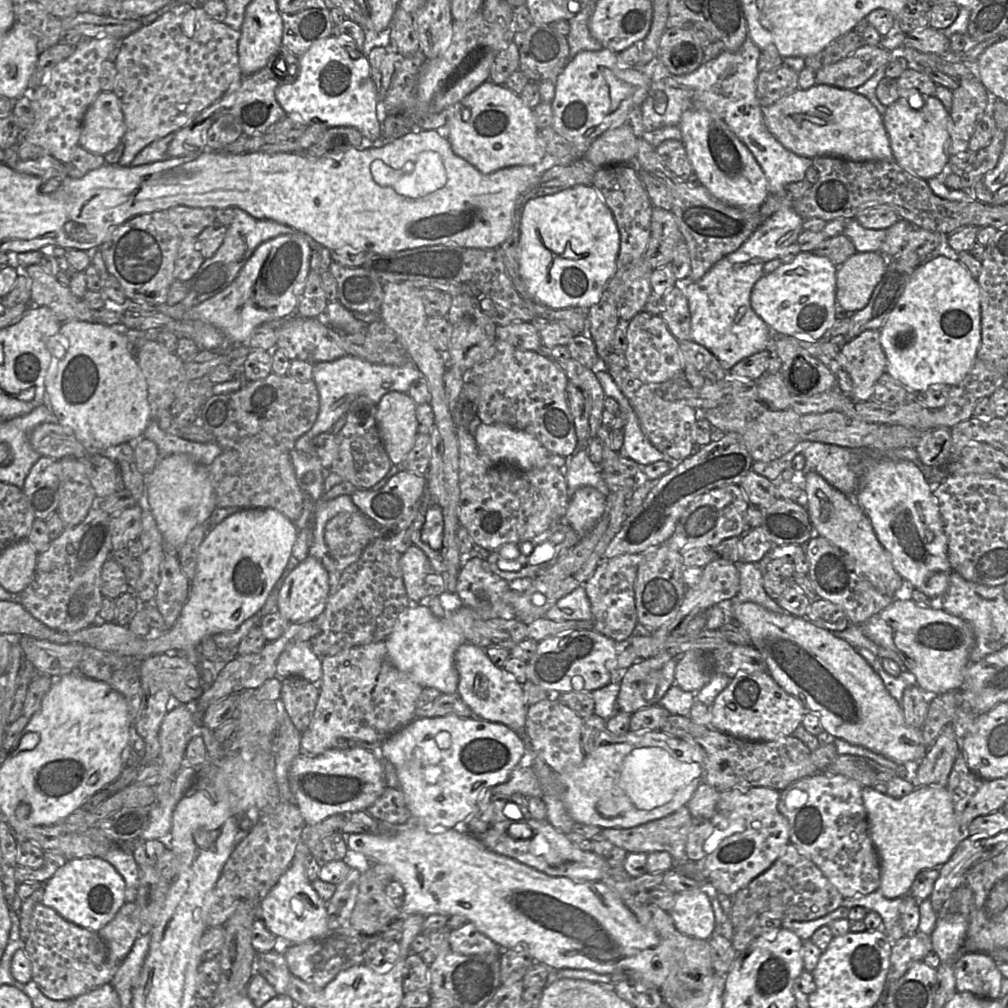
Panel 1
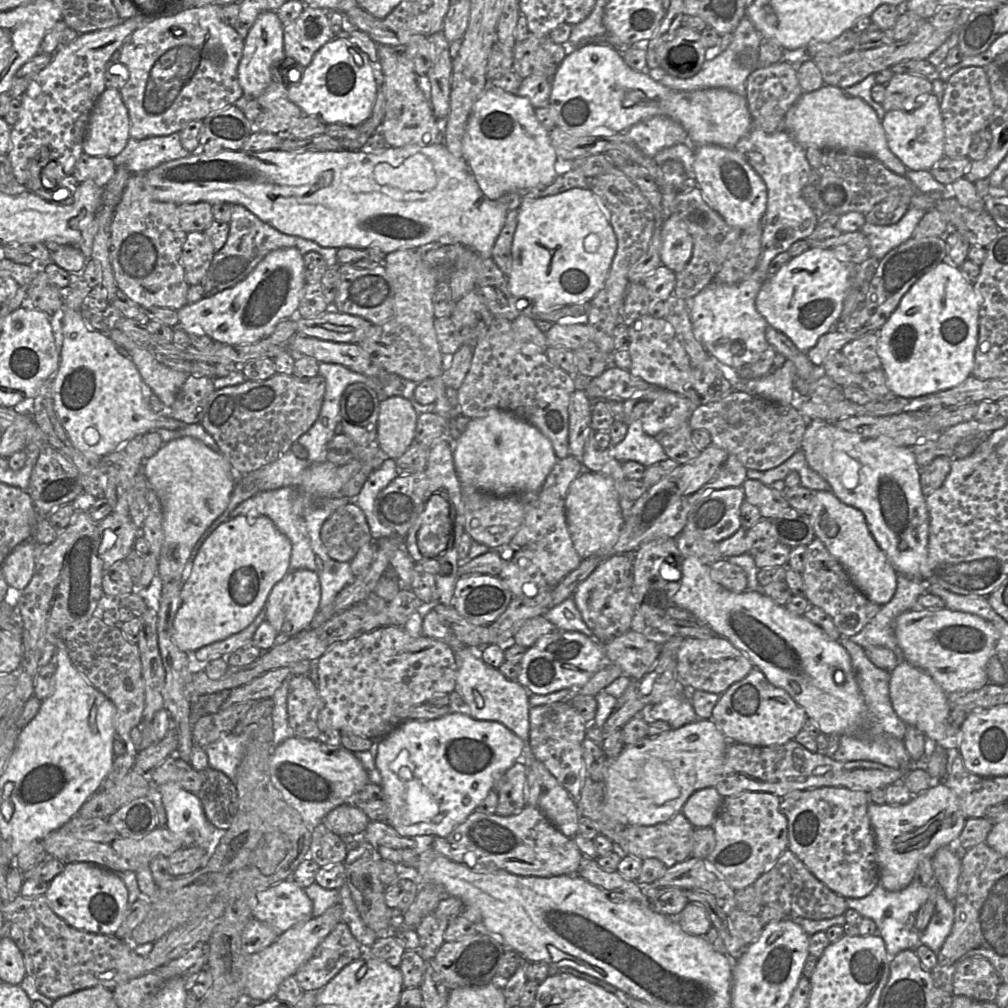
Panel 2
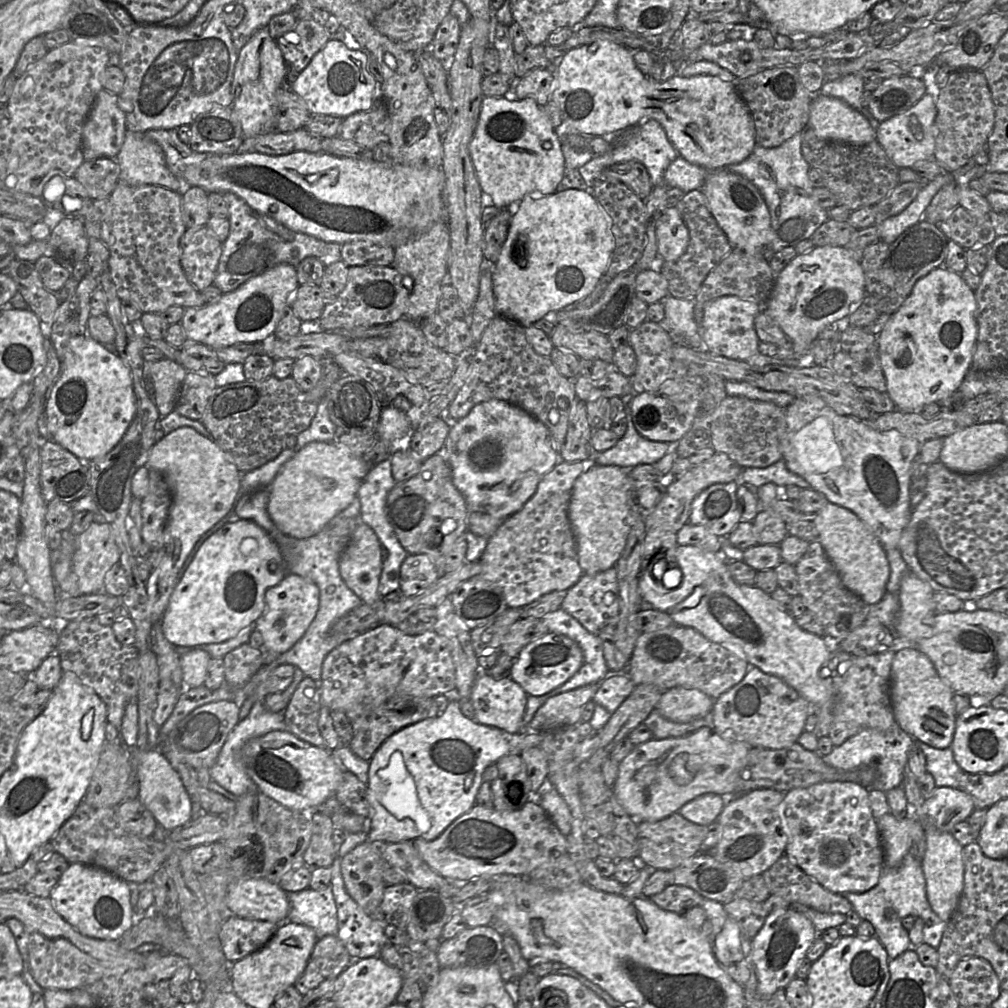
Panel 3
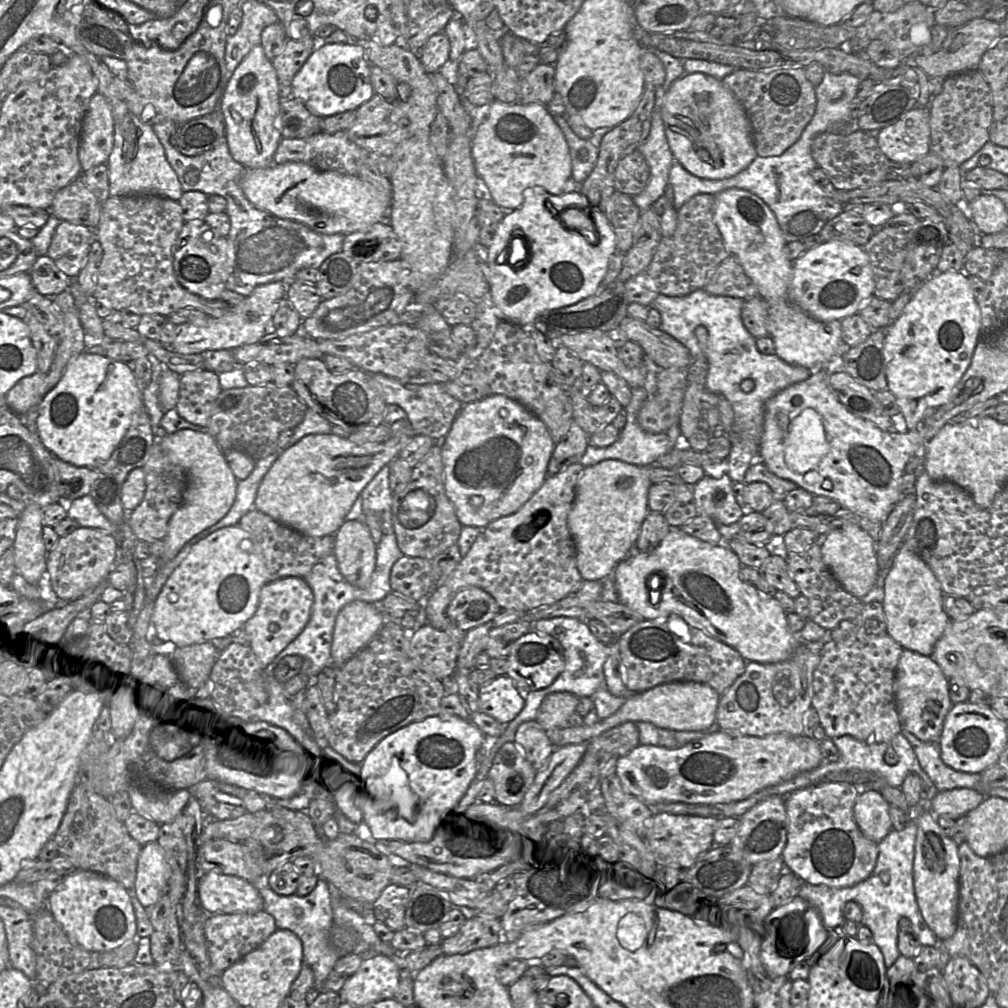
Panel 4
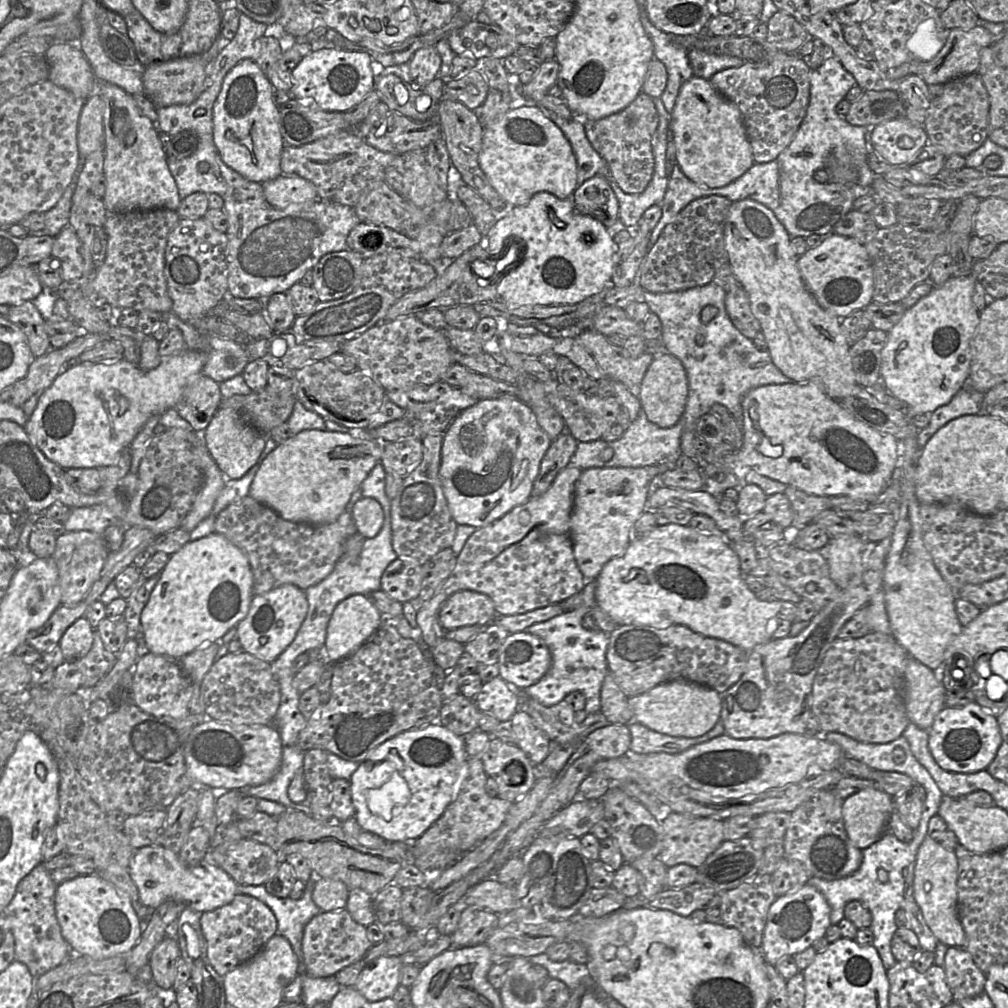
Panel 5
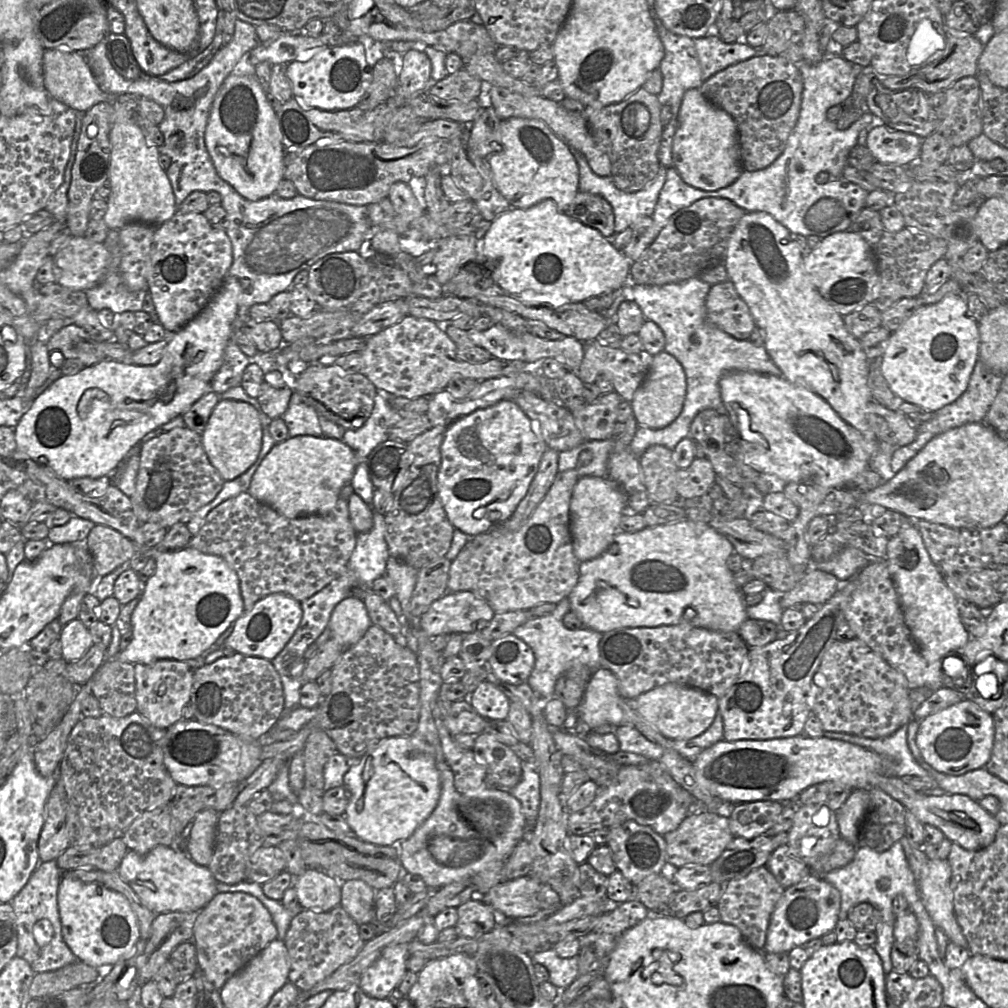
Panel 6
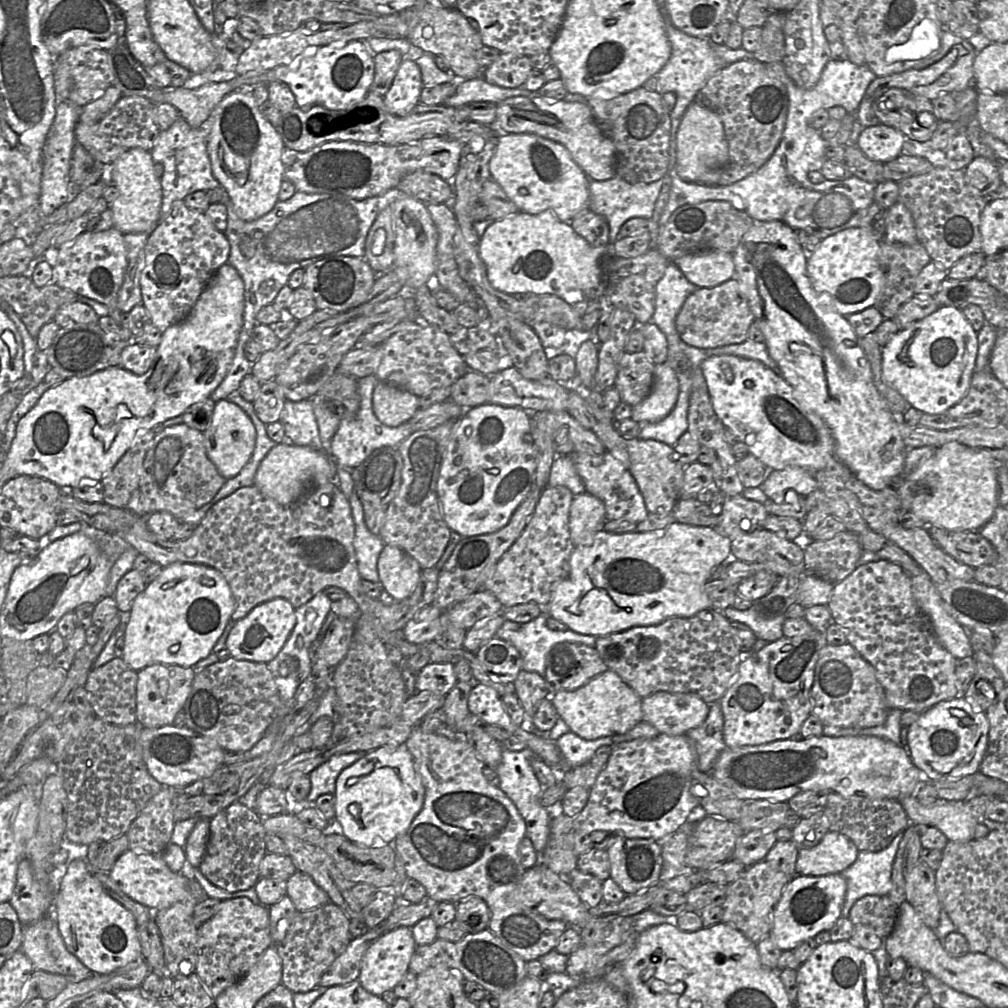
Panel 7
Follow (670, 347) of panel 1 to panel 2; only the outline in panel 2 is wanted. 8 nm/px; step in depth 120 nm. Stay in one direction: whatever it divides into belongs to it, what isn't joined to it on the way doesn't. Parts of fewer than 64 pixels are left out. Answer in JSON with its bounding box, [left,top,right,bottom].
[627,314,699,407]

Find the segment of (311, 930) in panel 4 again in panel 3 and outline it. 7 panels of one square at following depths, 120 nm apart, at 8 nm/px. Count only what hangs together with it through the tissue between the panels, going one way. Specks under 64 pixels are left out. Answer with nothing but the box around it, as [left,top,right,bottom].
[287,885,337,939]

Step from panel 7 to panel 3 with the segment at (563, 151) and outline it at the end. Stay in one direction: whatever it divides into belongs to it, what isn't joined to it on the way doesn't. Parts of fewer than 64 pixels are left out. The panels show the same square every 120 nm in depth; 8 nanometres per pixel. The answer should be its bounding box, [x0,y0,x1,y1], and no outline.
[469,97,565,209]

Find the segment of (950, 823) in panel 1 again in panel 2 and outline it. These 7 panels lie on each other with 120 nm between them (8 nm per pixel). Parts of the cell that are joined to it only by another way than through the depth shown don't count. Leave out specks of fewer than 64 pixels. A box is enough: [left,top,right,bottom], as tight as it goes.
[868,783,967,892]

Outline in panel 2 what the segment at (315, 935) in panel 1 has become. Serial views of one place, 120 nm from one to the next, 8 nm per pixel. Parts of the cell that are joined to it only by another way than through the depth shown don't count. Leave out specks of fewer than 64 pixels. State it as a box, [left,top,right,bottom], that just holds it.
[252,803,370,935]

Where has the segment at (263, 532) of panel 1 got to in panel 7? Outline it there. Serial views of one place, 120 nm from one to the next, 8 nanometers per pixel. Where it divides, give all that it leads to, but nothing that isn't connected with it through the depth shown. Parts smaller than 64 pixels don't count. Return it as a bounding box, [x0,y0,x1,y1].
[122,563,235,672]

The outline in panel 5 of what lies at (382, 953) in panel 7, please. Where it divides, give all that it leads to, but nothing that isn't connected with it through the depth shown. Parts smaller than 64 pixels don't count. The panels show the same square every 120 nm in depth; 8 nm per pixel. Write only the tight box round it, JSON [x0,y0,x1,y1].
[355,956,403,1002]

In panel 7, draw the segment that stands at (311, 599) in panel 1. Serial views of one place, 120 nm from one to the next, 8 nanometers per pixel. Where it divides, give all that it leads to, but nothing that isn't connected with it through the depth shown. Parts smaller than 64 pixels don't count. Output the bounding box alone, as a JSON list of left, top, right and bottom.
[225,598,296,663]

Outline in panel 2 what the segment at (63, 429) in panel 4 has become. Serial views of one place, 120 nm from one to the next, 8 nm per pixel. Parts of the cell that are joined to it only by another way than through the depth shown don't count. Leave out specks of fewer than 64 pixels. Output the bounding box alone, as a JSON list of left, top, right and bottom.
[52,278,187,456]

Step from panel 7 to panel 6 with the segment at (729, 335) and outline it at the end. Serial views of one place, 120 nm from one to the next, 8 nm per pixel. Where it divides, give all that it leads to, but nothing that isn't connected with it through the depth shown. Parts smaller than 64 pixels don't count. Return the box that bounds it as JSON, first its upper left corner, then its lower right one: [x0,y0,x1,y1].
[706,279,755,340]

